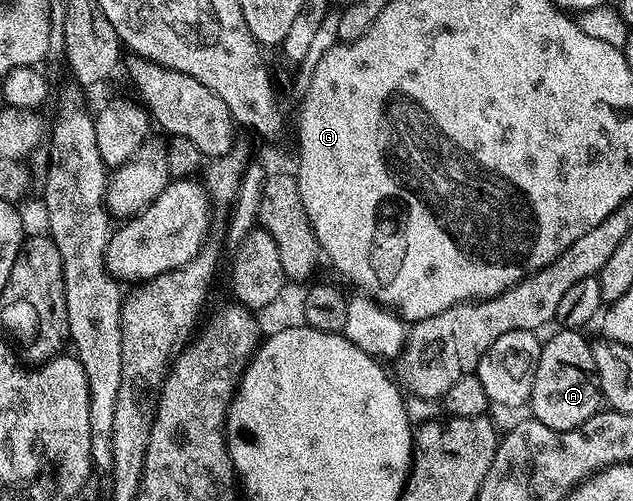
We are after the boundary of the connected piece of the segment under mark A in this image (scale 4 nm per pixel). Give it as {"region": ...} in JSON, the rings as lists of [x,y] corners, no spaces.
{"region":[[[573,329],[558,332],[552,335],[551,341],[542,342],[543,350],[533,379],[529,413],[547,428],[568,432],[600,412],[601,396],[589,341],[582,337],[582,332]]]}

